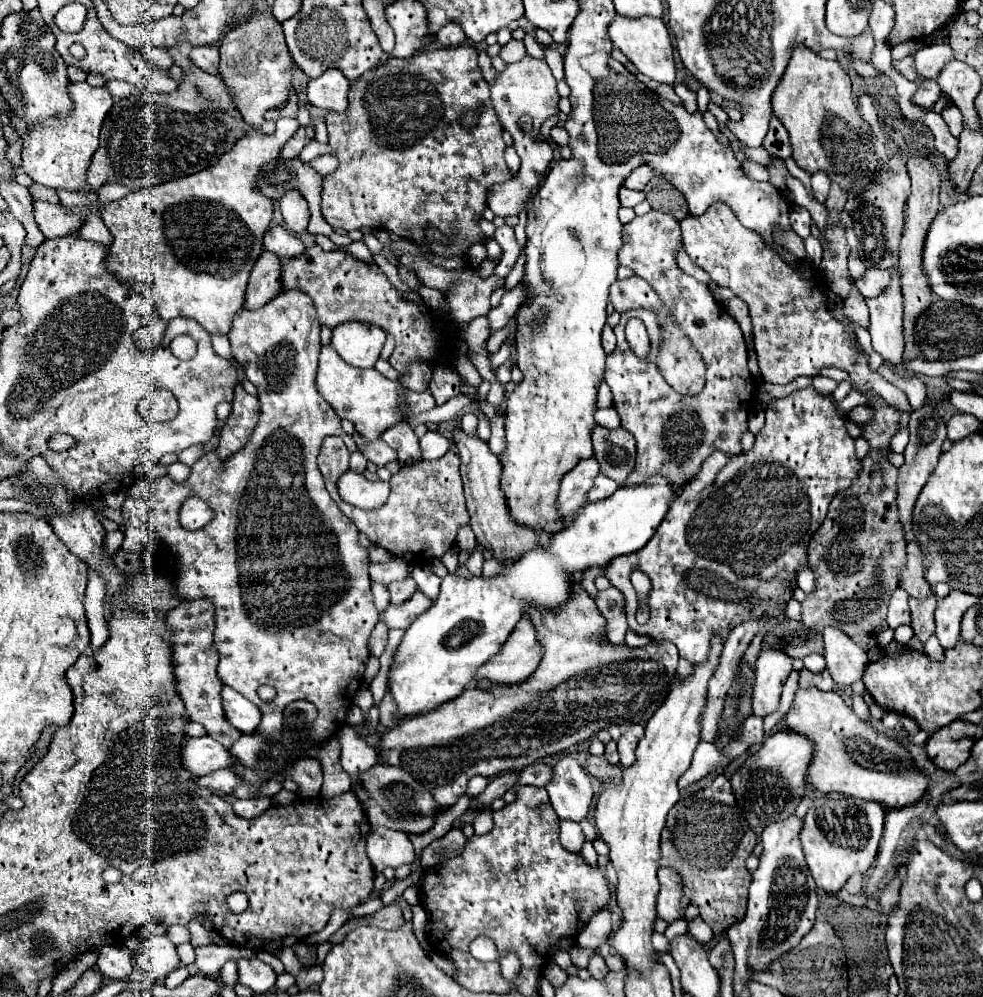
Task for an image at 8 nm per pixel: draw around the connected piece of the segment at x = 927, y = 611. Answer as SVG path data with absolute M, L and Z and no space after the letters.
M929 594L923 600L917 598L909 598L909 606L911 606L911 628L915 630L915 636L921 642L927 642L927 638L935 632L935 622L933 622L933 610L937 604L937 596Z

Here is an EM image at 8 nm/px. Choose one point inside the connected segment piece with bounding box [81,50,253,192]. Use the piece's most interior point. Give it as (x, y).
(147, 139)

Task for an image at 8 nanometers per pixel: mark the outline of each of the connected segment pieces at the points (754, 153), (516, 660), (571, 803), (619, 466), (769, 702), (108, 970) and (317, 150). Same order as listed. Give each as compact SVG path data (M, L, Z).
M737 140L737 144L739 144L739 148L745 152L745 156L747 156L749 160L753 160L753 162L759 162L759 164L763 164L763 166L769 166L769 164L775 160L763 146L759 146L759 148L749 148L749 146L745 146L745 144L739 142L739 140Z
M525 616L517 624L517 630L513 630L509 642L505 642L503 652L493 662L487 662L481 666L481 670L475 672L475 680L487 678L491 684L517 686L535 672L539 660L541 648L537 646L535 628L529 616Z
M565 756L553 766L551 782L545 786L559 818L579 822L593 806L593 786L581 764Z
M595 424L591 438L593 438L595 460L601 466L601 474L623 484L623 480L631 474L631 470L635 466L633 434L629 434L623 428L609 430L609 428Z
M765 646L759 652L759 658L755 662L755 690L753 690L753 714L755 716L767 716L777 710L779 696L783 690L783 684L791 672L789 654L783 650L775 650L773 646Z
M104 946L99 950L96 964L104 976L123 980L132 973L132 958L126 946Z
M311 141L300 153L299 158L305 162L310 163L318 156L332 154L332 149L328 144L321 144L317 141Z

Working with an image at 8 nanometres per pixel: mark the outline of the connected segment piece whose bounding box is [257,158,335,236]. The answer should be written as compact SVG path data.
M299 158L267 162L257 176L257 188L269 200L279 200L287 188L299 190L307 200L311 214L308 231L311 234L325 234L325 236L331 236L335 232L323 220L319 210L321 176L309 164L303 164Z

